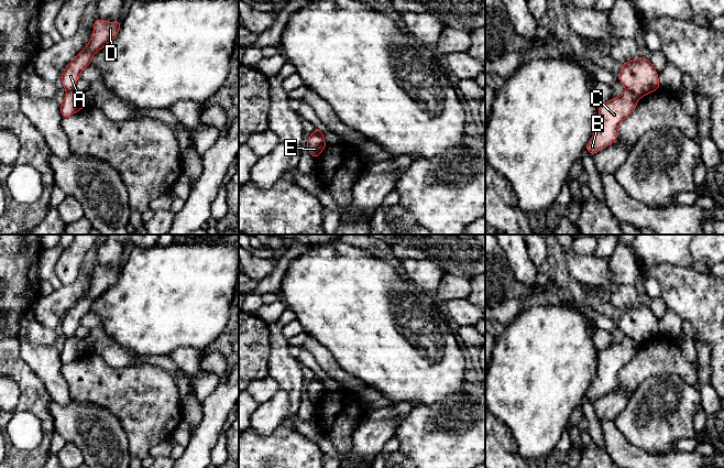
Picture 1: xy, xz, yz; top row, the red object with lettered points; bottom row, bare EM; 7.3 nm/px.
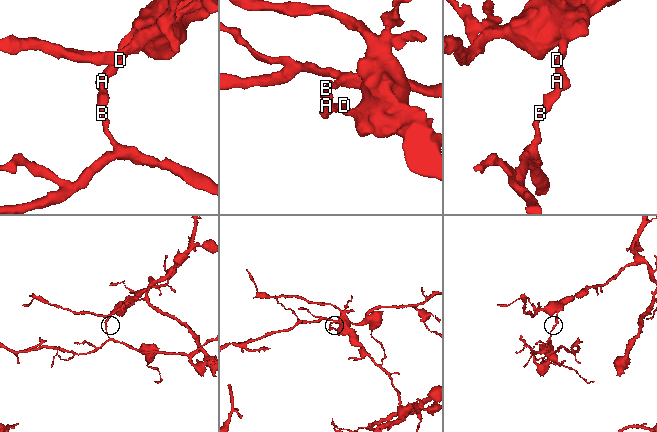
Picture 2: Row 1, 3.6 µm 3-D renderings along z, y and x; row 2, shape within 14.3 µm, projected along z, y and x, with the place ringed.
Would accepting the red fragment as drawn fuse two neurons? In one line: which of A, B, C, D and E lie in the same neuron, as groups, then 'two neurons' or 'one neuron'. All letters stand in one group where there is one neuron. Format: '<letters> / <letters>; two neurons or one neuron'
A D E / B C; two neurons

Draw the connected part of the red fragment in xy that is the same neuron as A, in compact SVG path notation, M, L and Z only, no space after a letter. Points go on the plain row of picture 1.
M99 265L95 268L94 280L88 292L67 312L61 323L63 333L67 338L74 336L81 317L90 312L94 301L117 283L121 269L120 266L107 269Z

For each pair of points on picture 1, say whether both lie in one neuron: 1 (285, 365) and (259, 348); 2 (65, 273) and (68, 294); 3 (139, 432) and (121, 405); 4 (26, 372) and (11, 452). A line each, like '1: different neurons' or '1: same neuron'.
1: different neurons
2: different neurons
3: same neuron
4: same neuron

